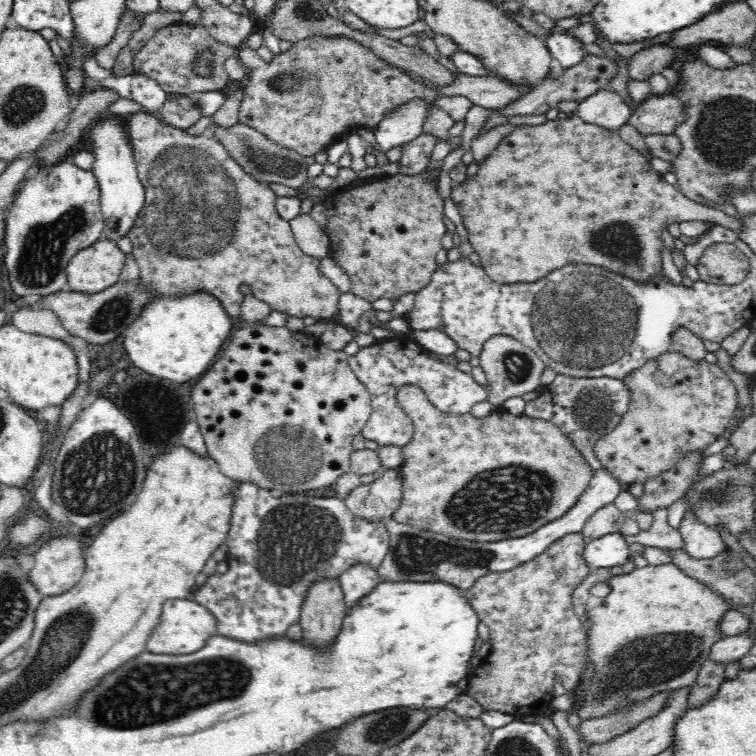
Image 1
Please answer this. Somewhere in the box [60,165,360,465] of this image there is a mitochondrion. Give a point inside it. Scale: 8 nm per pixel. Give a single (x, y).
(110, 316)

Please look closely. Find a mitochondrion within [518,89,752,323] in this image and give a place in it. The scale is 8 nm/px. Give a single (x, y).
(618, 241)

